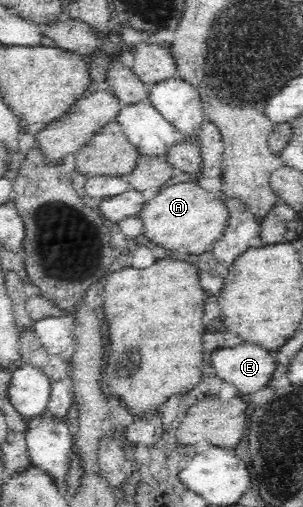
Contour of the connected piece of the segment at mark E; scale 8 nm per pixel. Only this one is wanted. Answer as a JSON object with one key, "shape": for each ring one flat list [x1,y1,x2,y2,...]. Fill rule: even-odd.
{"shape":[[244,342,234,348,222,347,216,349,211,356,211,365,216,369,216,375,218,375,222,381,229,382,236,386,240,395,251,395,255,397,258,392,269,386,269,382,277,367,277,359,270,355,269,350,252,343]]}

